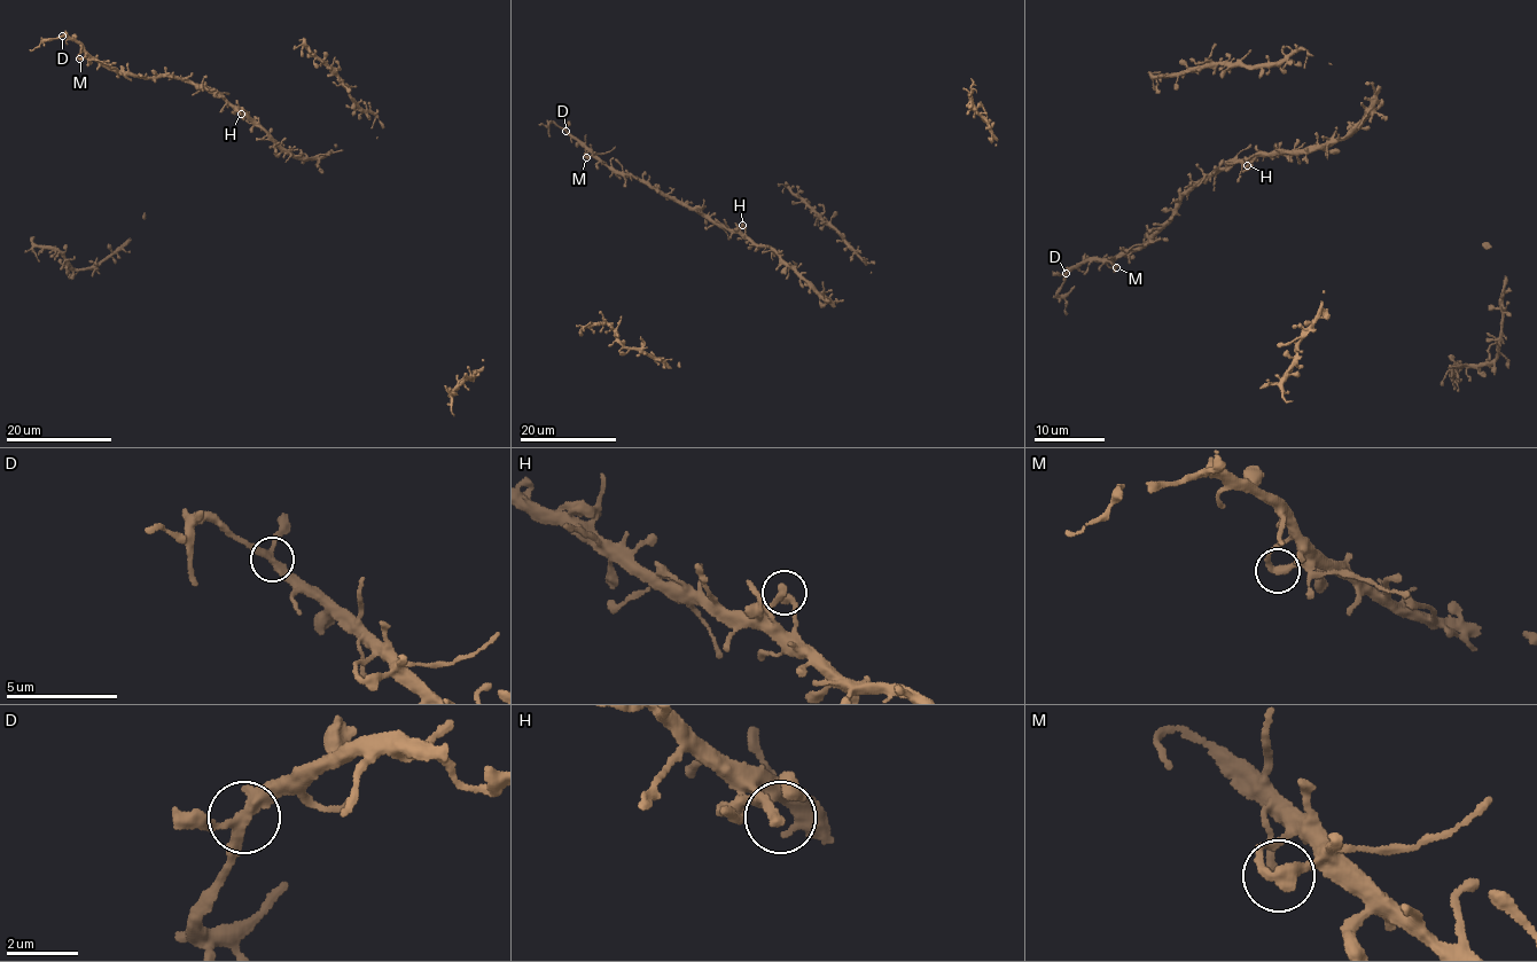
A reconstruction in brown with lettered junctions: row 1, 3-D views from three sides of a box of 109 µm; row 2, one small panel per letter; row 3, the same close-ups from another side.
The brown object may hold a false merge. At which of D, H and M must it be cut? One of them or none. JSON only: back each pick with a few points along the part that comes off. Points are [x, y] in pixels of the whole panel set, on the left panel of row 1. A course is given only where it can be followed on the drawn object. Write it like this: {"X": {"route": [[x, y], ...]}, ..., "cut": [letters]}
{"cut": []}

